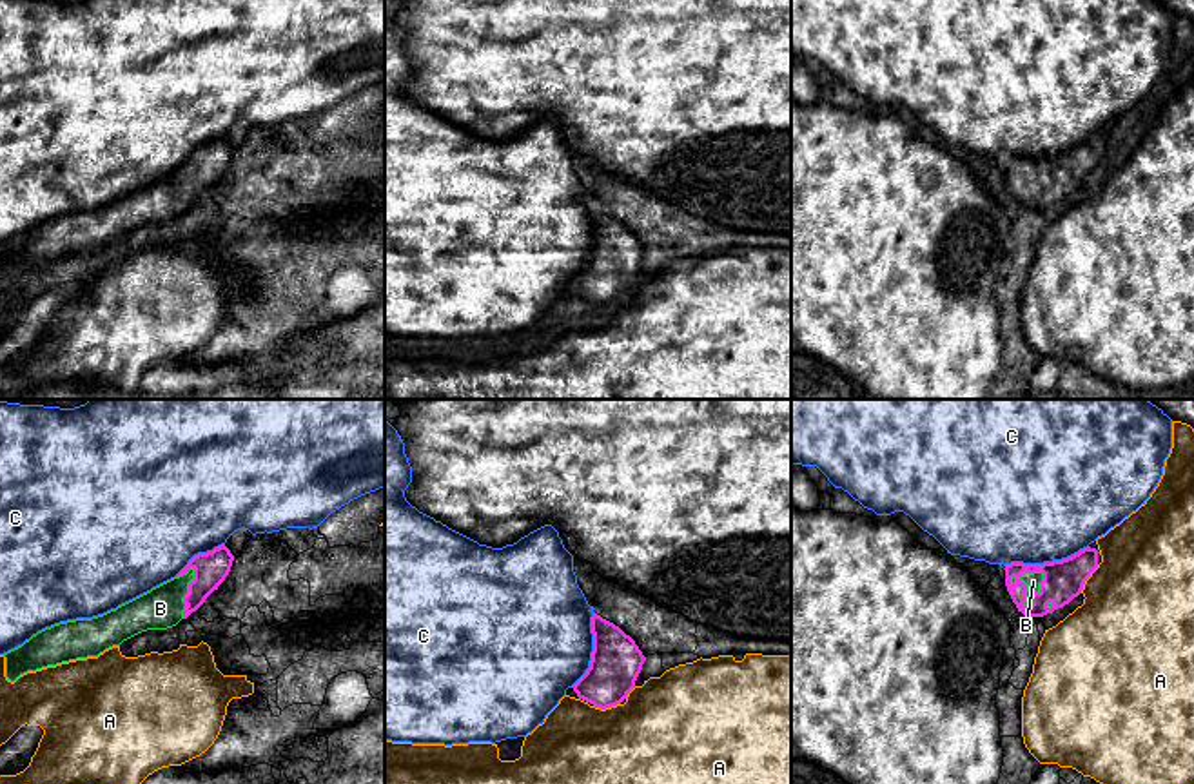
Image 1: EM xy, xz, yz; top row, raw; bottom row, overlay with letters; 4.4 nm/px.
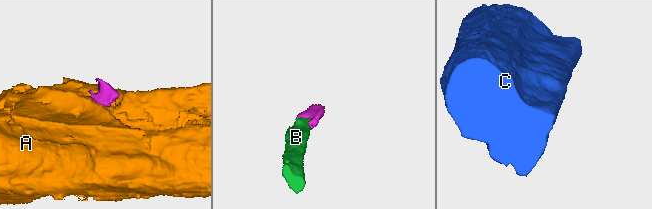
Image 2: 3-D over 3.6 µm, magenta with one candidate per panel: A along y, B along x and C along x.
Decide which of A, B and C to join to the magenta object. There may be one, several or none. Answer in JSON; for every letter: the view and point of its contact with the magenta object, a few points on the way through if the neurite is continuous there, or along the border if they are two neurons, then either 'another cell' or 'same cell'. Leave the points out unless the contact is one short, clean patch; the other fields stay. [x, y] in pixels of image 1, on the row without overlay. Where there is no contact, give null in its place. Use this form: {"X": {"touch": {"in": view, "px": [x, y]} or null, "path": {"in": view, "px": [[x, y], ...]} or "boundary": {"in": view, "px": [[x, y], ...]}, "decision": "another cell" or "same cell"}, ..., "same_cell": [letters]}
{"A": {"touch": {"in": "yz", "px": [1087, 171]}, "decision": "another cell"}, "B": {"touch": {"in": "yz", "px": [1040, 184]}, "path": {"in": "yz", "px": [[1064, 173], [1040, 184], [1033, 175]]}, "decision": "same cell"}, "C": {"touch": {"in": "yz", "px": [1046, 156]}, "decision": "another cell"}, "same_cell": ["B"]}

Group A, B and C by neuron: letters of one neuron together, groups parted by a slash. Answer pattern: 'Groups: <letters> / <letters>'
Groups: A / B / C

